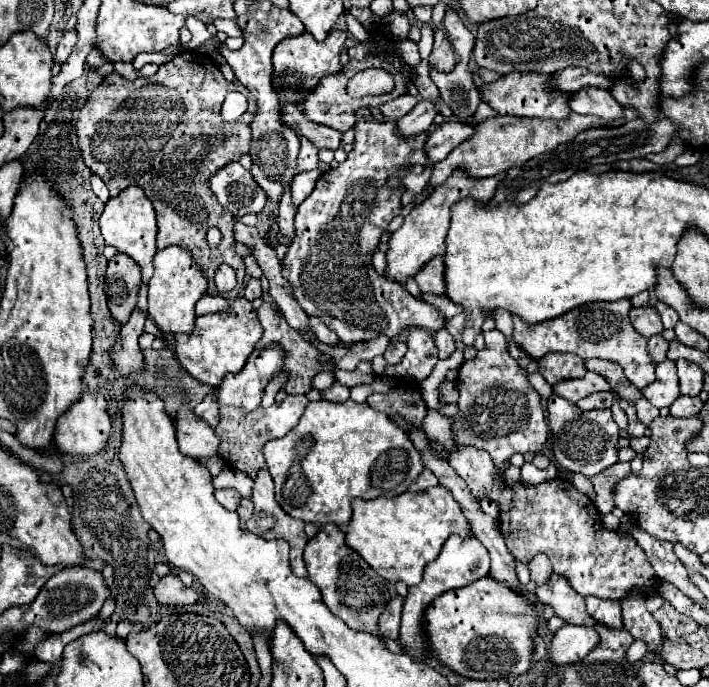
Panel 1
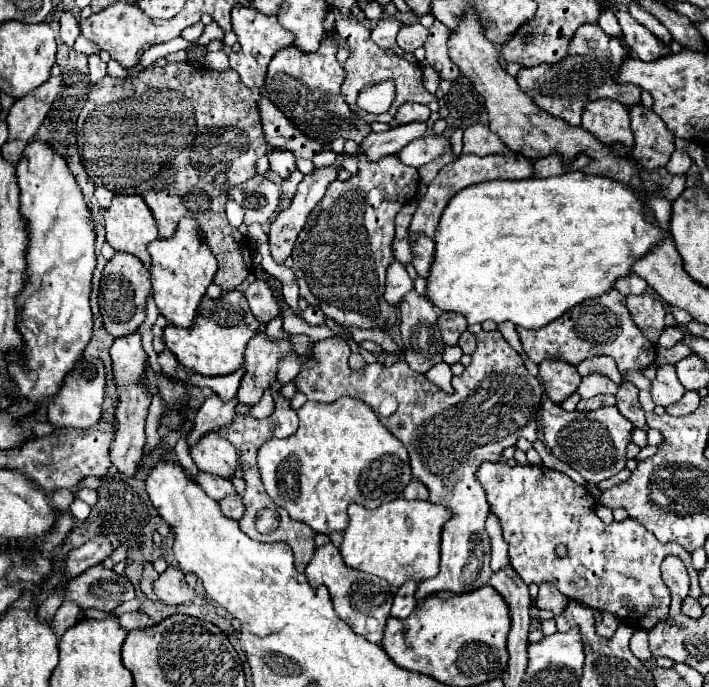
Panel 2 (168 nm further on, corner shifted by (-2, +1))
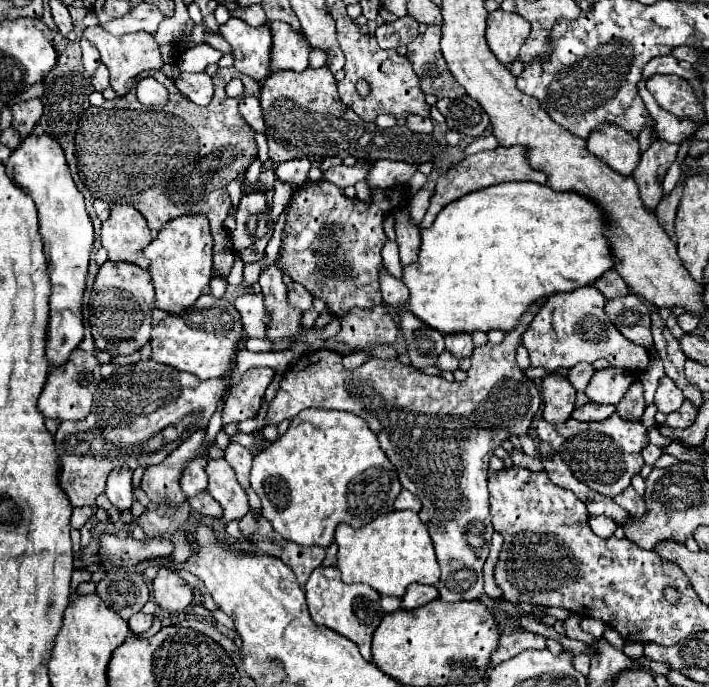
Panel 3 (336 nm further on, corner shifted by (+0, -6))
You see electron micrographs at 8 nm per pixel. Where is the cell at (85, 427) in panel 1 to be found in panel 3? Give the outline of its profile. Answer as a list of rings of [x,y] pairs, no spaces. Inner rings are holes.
[[[77,347],[71,353],[67,363],[63,363],[63,365],[55,367],[53,371],[49,371],[45,387],[43,387],[41,397],[39,397],[39,411],[45,417],[51,417],[51,419],[79,421],[79,419],[89,415],[93,393],[95,393],[99,381],[101,381],[101,365],[99,365],[99,361],[91,353]]]

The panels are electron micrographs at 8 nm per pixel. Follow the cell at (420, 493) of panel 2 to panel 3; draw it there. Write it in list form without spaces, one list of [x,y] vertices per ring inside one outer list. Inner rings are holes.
[[[401,491],[399,493],[399,497],[397,497],[397,501],[395,501],[395,509],[397,511],[401,511],[401,509],[409,509],[409,511],[419,511],[421,509],[421,501],[413,495],[413,493],[409,493],[409,491]]]

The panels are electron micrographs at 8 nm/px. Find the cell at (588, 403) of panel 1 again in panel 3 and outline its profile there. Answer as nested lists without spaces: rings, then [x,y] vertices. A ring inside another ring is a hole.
[[[587,403],[583,407],[577,407],[573,411],[573,419],[577,421],[603,421],[615,411],[613,405],[599,405],[599,403]]]

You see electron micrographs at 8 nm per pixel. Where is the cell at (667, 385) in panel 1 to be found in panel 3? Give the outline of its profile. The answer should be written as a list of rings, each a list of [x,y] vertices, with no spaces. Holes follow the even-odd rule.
[[[667,375],[659,381],[659,387],[657,387],[657,393],[655,393],[655,405],[661,413],[671,413],[675,411],[677,407],[681,407],[681,403],[685,401],[681,389],[673,383],[673,379],[669,379]]]

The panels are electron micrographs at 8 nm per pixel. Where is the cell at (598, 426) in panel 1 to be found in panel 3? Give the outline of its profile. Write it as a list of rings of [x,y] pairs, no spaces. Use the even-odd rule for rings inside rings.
[[[617,413],[599,423],[581,423],[569,419],[561,425],[553,425],[545,419],[539,419],[535,431],[541,441],[547,441],[561,455],[579,481],[605,497],[623,493],[631,485],[631,477],[637,475],[645,465],[641,457],[641,451],[649,445],[645,425],[641,421],[625,421]]]

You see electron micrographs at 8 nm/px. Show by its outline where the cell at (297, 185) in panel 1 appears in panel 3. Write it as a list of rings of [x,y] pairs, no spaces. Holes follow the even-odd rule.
[[[291,159],[291,161],[279,163],[275,167],[275,175],[281,181],[293,183],[293,185],[303,185],[307,181],[309,169],[311,169],[311,161],[309,159]]]

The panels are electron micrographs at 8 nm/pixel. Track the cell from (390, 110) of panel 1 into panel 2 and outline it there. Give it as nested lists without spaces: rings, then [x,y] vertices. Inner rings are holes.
[[[403,104],[395,112],[395,120],[399,124],[409,124],[409,122],[425,122],[429,118],[431,110],[423,104]]]

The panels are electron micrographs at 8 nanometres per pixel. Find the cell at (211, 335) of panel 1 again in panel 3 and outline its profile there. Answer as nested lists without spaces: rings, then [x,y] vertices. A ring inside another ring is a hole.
[[[201,295],[189,309],[179,315],[167,315],[153,327],[151,333],[151,359],[165,363],[179,371],[189,371],[201,379],[221,377],[235,353],[235,345],[243,333],[241,317],[227,299],[215,299],[213,295]]]

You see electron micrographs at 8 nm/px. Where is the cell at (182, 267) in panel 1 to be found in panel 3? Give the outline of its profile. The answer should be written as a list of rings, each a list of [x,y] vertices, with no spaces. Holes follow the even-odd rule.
[[[185,215],[167,221],[143,255],[151,261],[149,273],[155,285],[155,305],[167,313],[181,313],[203,295],[213,277],[213,239],[205,215]]]

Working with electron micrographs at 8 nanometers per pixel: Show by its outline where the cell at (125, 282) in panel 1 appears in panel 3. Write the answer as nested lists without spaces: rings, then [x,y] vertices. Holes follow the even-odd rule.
[[[105,261],[99,267],[99,273],[93,283],[93,295],[89,299],[89,327],[95,339],[95,347],[99,351],[107,351],[111,355],[131,355],[139,349],[143,349],[151,341],[151,309],[155,307],[155,291],[151,277],[145,269],[131,265],[131,263],[115,263],[115,261]]]

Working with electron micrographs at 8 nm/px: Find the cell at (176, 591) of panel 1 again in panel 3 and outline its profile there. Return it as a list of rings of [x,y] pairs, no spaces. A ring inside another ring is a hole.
[[[159,567],[159,573],[153,581],[155,603],[165,611],[185,611],[193,601],[193,589],[181,579],[179,573]]]

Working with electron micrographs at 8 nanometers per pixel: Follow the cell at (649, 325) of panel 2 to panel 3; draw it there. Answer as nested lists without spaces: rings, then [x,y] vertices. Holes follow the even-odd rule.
[[[637,295],[605,301],[605,313],[609,321],[623,333],[623,337],[645,349],[653,347],[649,307]]]

